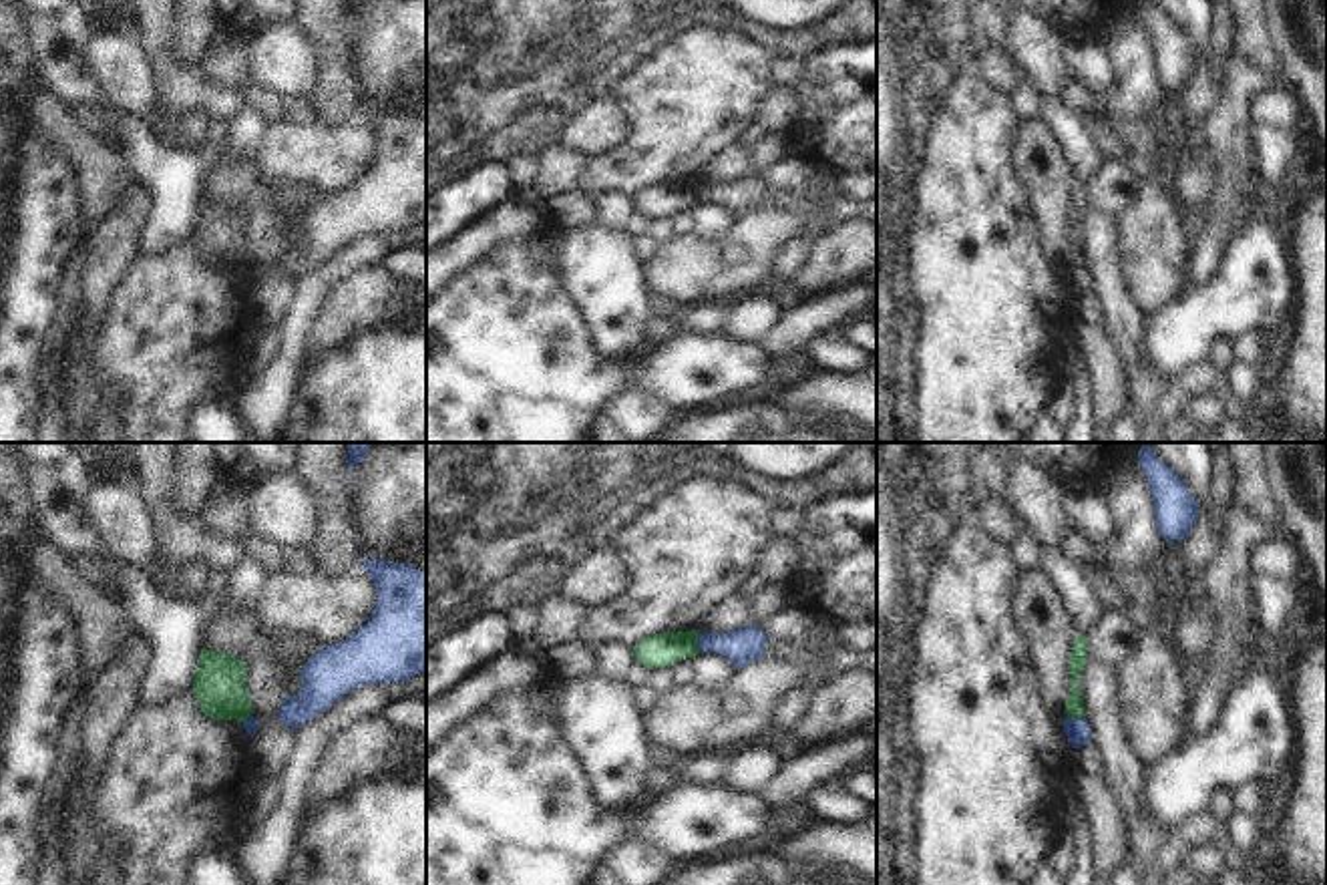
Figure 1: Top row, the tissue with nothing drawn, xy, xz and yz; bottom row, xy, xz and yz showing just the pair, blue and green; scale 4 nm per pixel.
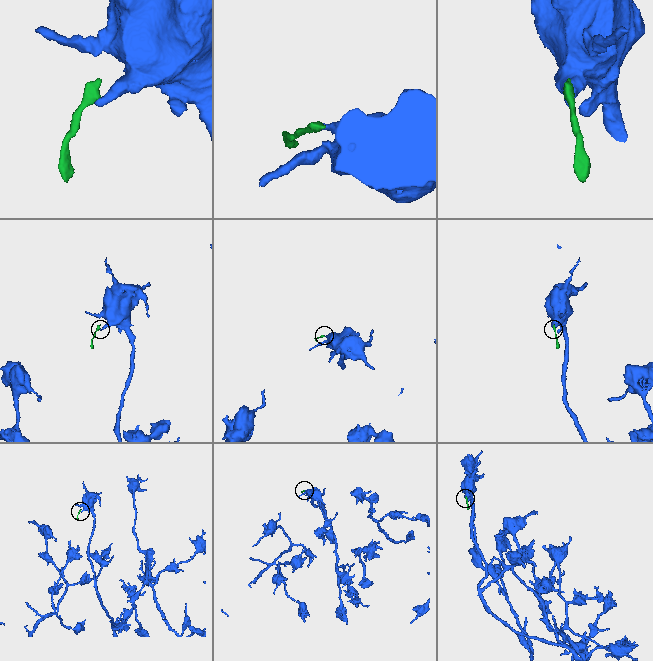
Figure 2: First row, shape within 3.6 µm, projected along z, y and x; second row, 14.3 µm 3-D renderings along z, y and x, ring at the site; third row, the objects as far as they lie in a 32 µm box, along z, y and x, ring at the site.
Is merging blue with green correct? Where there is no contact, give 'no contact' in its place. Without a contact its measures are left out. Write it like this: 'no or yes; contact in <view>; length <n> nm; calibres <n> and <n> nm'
no; contact in xz; length 90 nm; calibres 140 and 130 nm

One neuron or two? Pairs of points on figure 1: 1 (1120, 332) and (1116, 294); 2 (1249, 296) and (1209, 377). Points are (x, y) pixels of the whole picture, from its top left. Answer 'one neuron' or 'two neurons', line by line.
1: one neuron
2: two neurons

